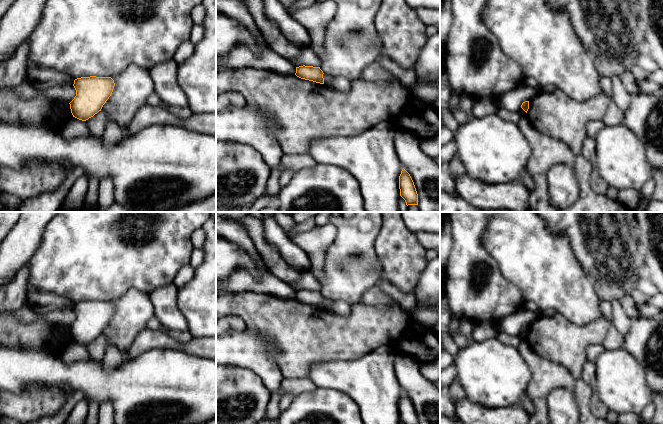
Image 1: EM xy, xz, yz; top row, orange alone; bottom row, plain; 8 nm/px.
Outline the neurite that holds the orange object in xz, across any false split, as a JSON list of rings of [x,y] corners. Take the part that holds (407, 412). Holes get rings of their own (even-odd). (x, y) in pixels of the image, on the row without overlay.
[[[403,392],[399,400],[400,420],[404,424],[418,424],[418,418],[410,398]]]

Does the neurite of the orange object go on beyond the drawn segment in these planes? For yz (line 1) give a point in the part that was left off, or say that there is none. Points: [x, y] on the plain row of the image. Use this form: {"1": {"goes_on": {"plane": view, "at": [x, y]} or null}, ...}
{"1": {"goes_on": null}}

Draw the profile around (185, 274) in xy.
[[[190,264],[183,266],[176,274],[173,284],[178,289],[180,289],[193,278],[193,275],[194,275],[194,269]]]

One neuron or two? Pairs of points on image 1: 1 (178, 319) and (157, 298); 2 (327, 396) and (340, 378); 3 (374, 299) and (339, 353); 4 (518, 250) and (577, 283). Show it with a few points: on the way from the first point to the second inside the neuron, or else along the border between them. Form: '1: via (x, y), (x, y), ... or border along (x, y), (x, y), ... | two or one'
1: via (173, 314), (162, 302) | one
2: border along (317, 387), (338, 389), (345, 392), (353, 400) | two
3: border along (360, 302), (380, 308), (388, 308), (394, 305) | two
4: via (533, 259), (553, 278), (562, 283) | one

